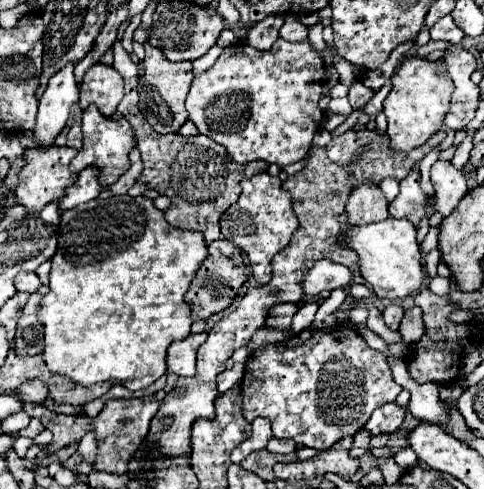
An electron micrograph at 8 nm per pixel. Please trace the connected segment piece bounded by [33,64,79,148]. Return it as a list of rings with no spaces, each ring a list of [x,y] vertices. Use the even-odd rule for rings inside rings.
[[[67,64],[51,80],[41,96],[33,140],[39,148],[51,148],[67,124],[69,110],[79,102],[79,90],[73,76],[73,64]]]

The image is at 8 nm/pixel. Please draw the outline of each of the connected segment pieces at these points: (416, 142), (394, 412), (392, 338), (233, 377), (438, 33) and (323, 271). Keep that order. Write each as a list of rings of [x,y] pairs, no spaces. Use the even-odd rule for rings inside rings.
[[[417,56],[409,58],[393,76],[393,88],[383,102],[391,148],[409,152],[425,144],[435,132],[439,132],[449,112],[451,94],[453,94],[453,84],[451,80],[447,80],[441,60],[427,62],[425,58],[417,58]]]
[[[391,402],[391,404],[385,404],[383,408],[377,408],[377,412],[373,412],[369,422],[365,424],[365,430],[371,436],[393,434],[403,424],[403,418],[405,418],[405,408]]]
[[[367,304],[367,310],[369,310],[369,318],[367,318],[367,326],[377,334],[377,336],[381,336],[387,344],[397,344],[397,342],[401,342],[403,338],[401,338],[401,334],[399,332],[393,332],[385,322],[383,322],[383,316],[381,316],[381,312],[373,306],[373,304]]]
[[[235,364],[233,368],[227,368],[225,372],[221,372],[221,376],[217,376],[219,392],[223,394],[223,392],[231,390],[233,386],[237,386],[237,382],[243,378],[243,370],[245,370],[243,364]]]
[[[451,16],[441,18],[437,24],[431,26],[431,40],[447,40],[451,44],[459,44],[463,40],[463,32],[453,24]]]
[[[319,260],[313,264],[313,268],[303,276],[301,288],[305,296],[319,296],[323,290],[335,290],[335,288],[347,288],[353,282],[349,268],[341,264],[333,264],[331,260]]]

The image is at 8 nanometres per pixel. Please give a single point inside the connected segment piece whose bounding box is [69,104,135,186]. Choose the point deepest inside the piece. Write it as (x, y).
(106, 142)

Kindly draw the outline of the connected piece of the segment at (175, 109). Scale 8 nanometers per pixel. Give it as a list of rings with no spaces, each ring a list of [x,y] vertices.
[[[149,42],[145,44],[145,74],[139,78],[139,110],[143,112],[145,120],[153,126],[155,132],[159,134],[177,134],[179,128],[187,120],[185,112],[185,98],[193,80],[191,72],[191,62],[175,62],[171,64],[165,60],[161,50],[153,48]]]

